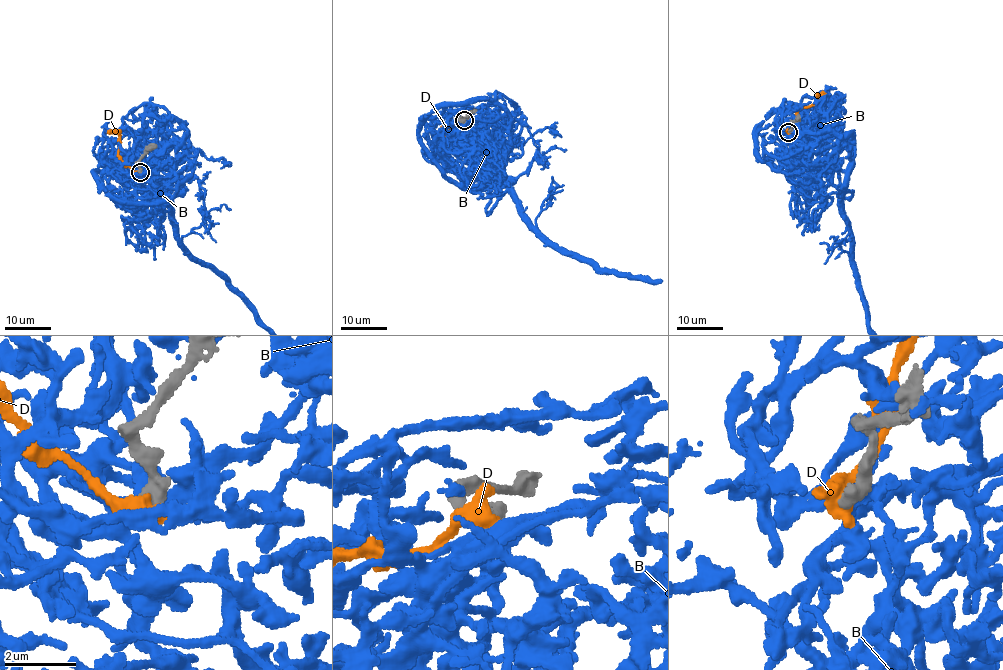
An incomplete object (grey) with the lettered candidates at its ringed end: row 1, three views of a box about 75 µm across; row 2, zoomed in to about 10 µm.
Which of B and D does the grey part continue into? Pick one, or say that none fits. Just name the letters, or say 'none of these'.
none of these

